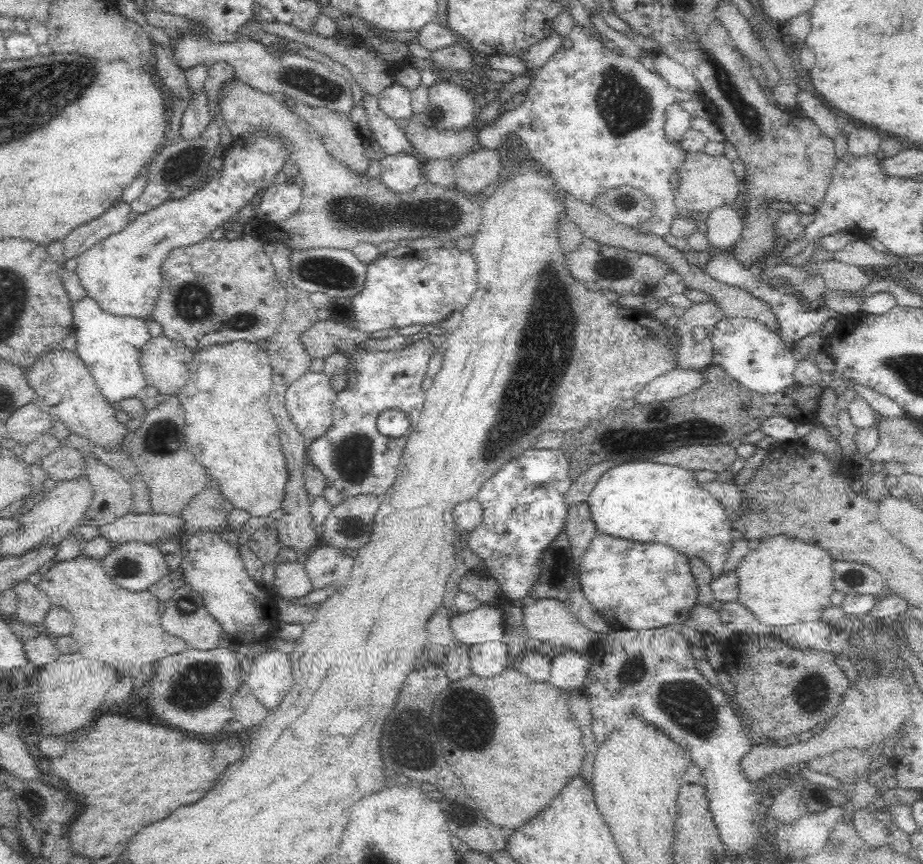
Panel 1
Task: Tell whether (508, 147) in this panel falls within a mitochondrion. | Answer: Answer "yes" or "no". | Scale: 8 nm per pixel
no

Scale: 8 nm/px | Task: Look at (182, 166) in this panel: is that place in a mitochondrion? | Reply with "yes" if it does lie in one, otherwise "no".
yes

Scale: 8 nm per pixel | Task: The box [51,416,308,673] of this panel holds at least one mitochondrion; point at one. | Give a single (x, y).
(127, 568)

